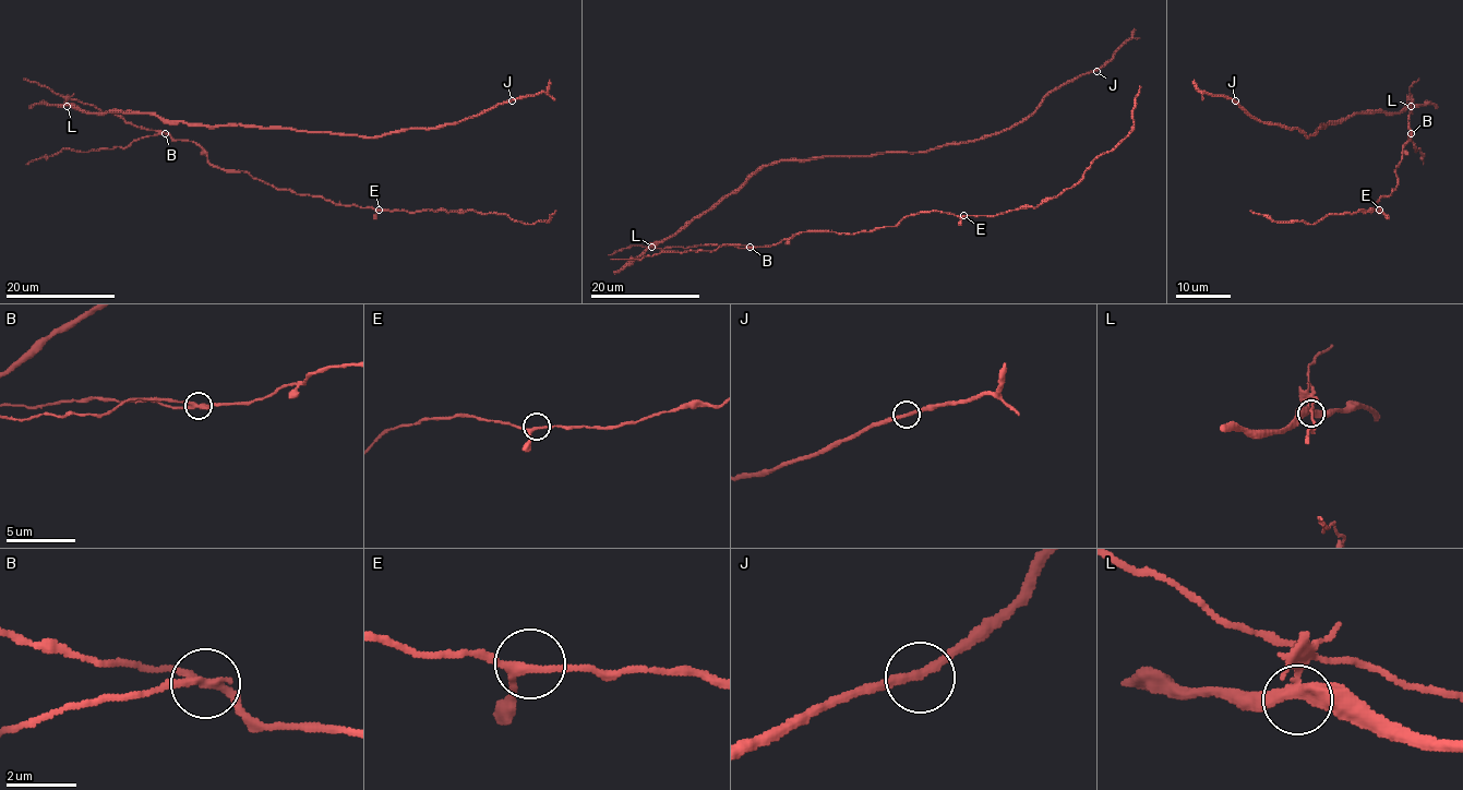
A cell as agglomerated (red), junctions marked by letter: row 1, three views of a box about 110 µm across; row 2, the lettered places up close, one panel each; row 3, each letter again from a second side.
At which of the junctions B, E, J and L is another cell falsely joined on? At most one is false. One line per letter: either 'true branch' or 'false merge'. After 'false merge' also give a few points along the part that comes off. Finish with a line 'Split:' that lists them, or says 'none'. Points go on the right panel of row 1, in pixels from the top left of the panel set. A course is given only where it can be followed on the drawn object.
B: false merge | (1411, 133), (1407, 136), (1416, 152), (1420, 150), (1423, 153), (1423, 164)
E: true branch
J: true branch
L: true branch
Split: B

